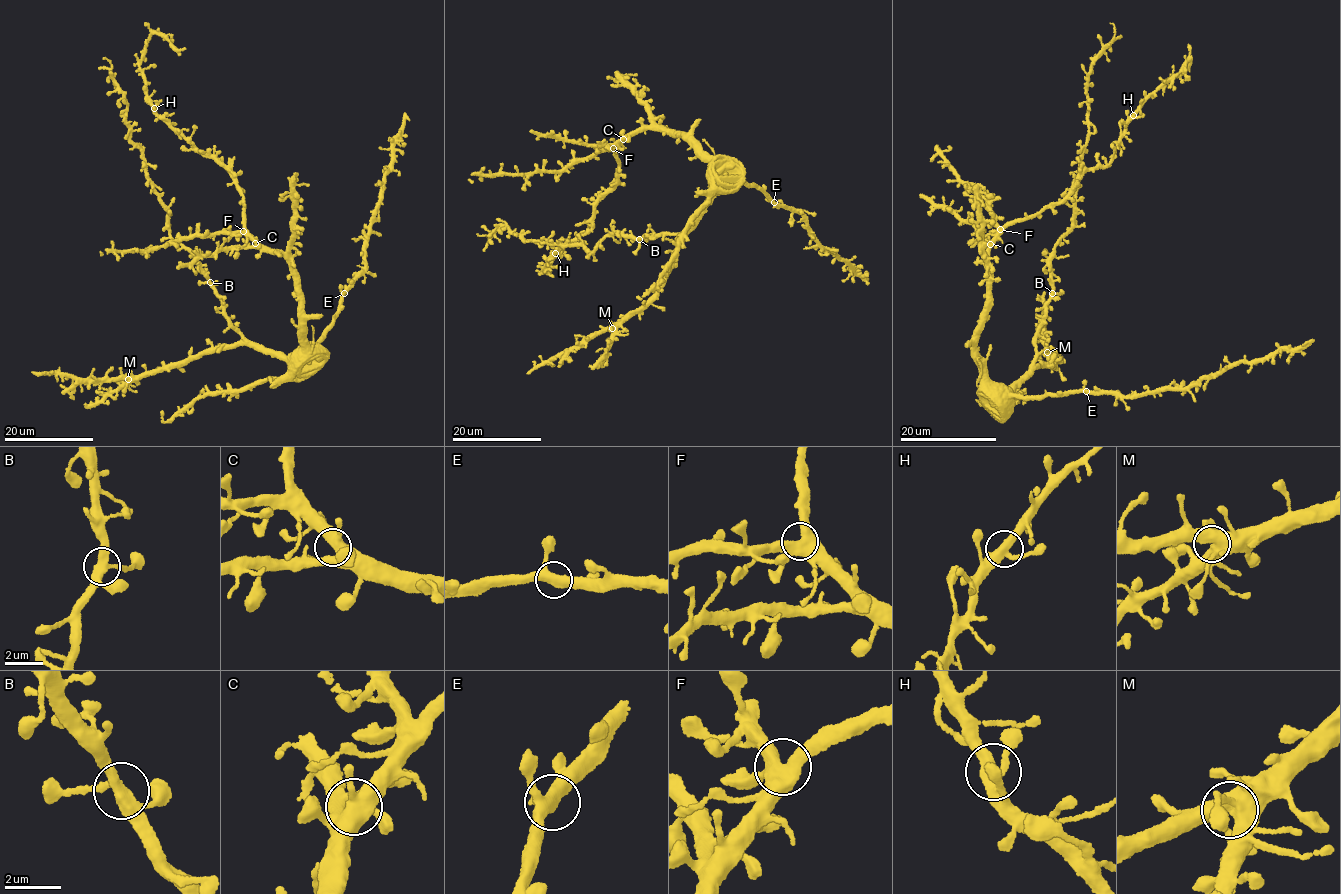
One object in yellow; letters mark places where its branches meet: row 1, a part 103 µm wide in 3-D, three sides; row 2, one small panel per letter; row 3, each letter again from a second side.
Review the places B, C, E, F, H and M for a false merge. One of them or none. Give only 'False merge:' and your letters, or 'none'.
False merge: none

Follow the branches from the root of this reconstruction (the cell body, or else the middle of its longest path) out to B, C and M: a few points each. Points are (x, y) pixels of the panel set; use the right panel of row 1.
B: (983, 363), (987, 380), (1003, 390), (1009, 389), (1027, 375), (1036, 352), (1037, 334), (1046, 306), (1053, 294)
C: (983, 363), (978, 352), (977, 338), (986, 298), (985, 257), (990, 244)
M: (983, 363), (987, 380), (1006, 390), (1028, 375), (1035, 364), (1053, 366), (1047, 352)

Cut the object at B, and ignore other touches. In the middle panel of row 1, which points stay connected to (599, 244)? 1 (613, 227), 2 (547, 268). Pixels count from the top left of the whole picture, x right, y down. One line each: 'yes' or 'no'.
1: yes
2: no

